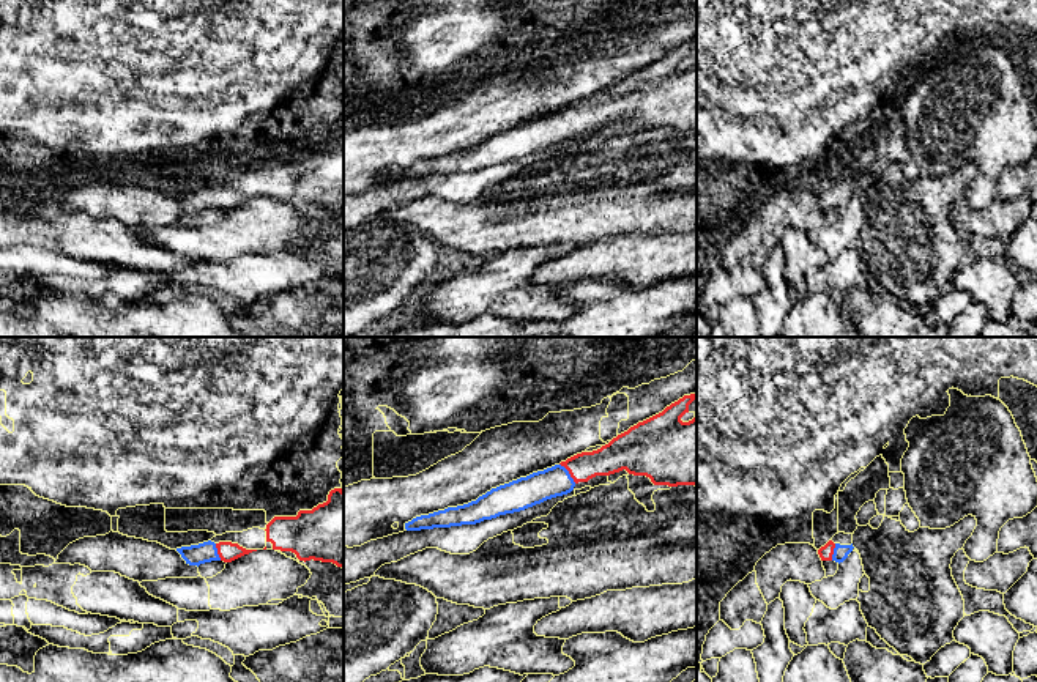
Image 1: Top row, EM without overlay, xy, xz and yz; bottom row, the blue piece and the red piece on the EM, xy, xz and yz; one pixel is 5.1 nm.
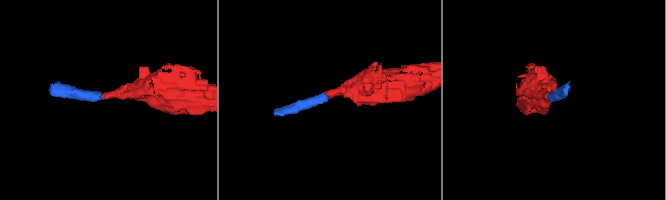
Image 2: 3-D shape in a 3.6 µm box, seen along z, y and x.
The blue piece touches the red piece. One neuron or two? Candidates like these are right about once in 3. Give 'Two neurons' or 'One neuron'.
One neuron

